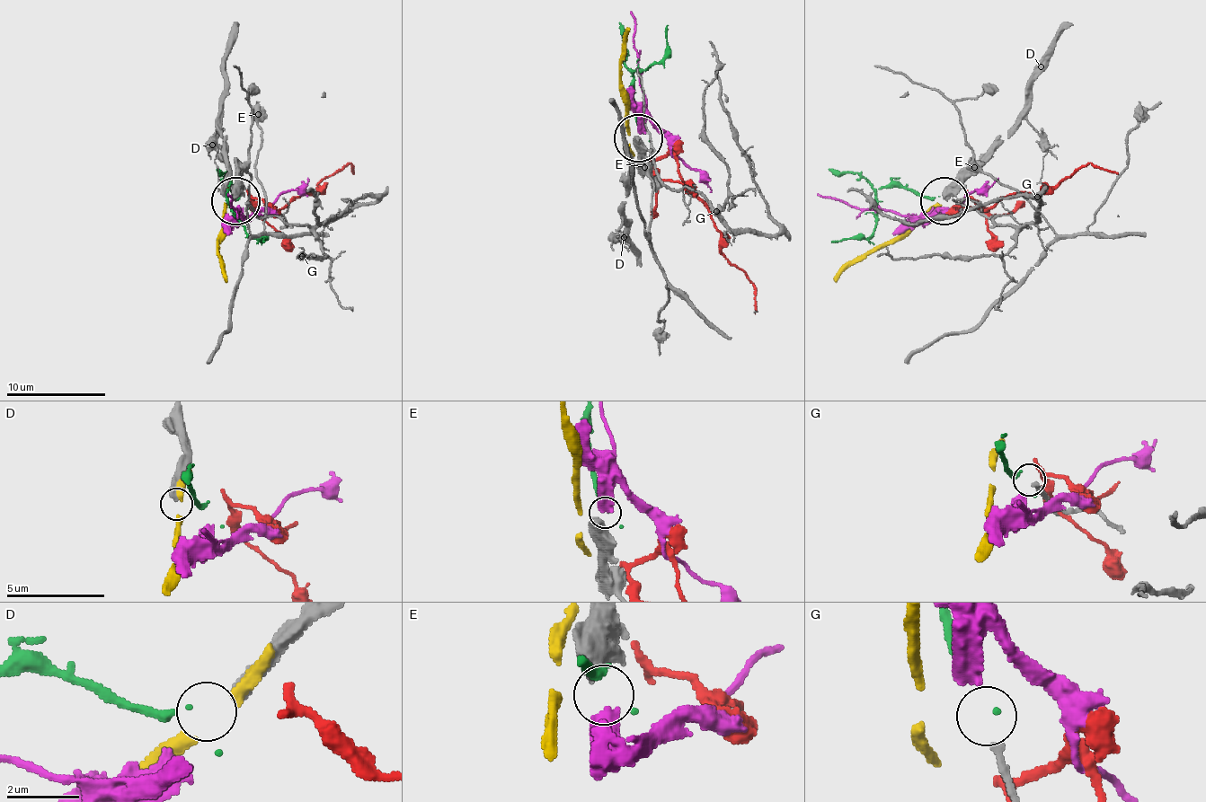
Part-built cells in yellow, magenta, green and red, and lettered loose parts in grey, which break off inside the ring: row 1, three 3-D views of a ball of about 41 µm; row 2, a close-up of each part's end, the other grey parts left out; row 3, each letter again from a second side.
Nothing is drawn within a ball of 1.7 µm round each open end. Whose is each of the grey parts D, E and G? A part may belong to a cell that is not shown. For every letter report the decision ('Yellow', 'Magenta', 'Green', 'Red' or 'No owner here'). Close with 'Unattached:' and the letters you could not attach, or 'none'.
D: No owner here
E: Magenta
G: Green
Unattached: D

